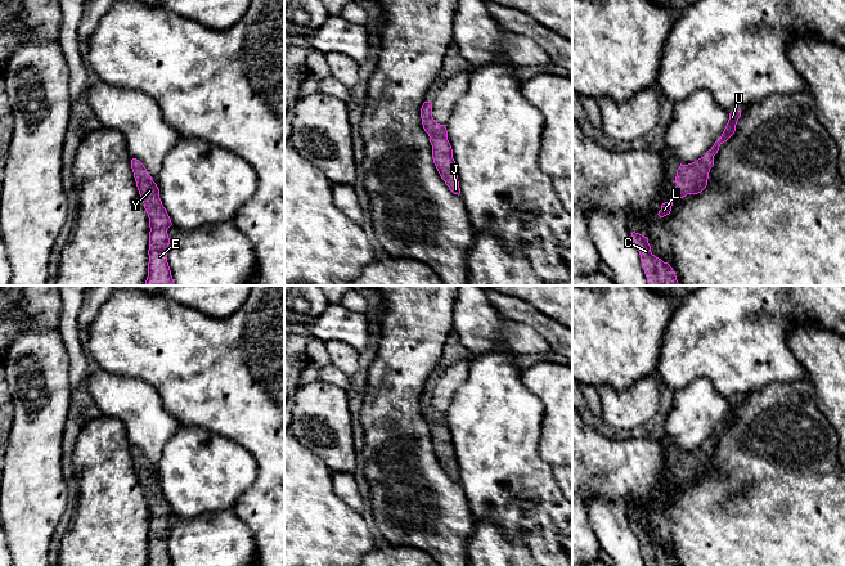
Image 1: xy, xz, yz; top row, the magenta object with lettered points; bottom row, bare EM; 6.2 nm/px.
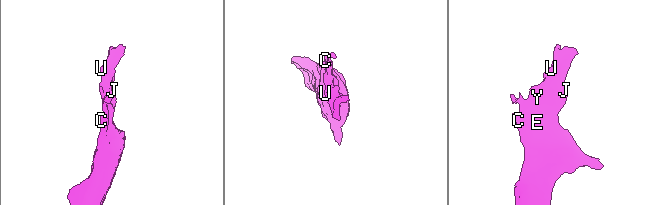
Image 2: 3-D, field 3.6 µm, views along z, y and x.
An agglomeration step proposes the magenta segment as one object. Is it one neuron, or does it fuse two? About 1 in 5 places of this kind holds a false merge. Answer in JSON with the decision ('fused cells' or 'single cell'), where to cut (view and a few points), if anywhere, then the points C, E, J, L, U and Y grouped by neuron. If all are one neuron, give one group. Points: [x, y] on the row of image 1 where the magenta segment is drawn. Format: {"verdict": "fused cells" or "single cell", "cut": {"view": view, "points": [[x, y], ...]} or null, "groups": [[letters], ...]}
{"verdict": "single cell", "cut": null, "groups": [["C", "E", "J", "L", "U", "Y"]]}

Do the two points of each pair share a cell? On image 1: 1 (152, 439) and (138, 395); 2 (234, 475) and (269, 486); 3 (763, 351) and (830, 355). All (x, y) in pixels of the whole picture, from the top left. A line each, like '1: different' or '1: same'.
1: same
2: different
3: different

